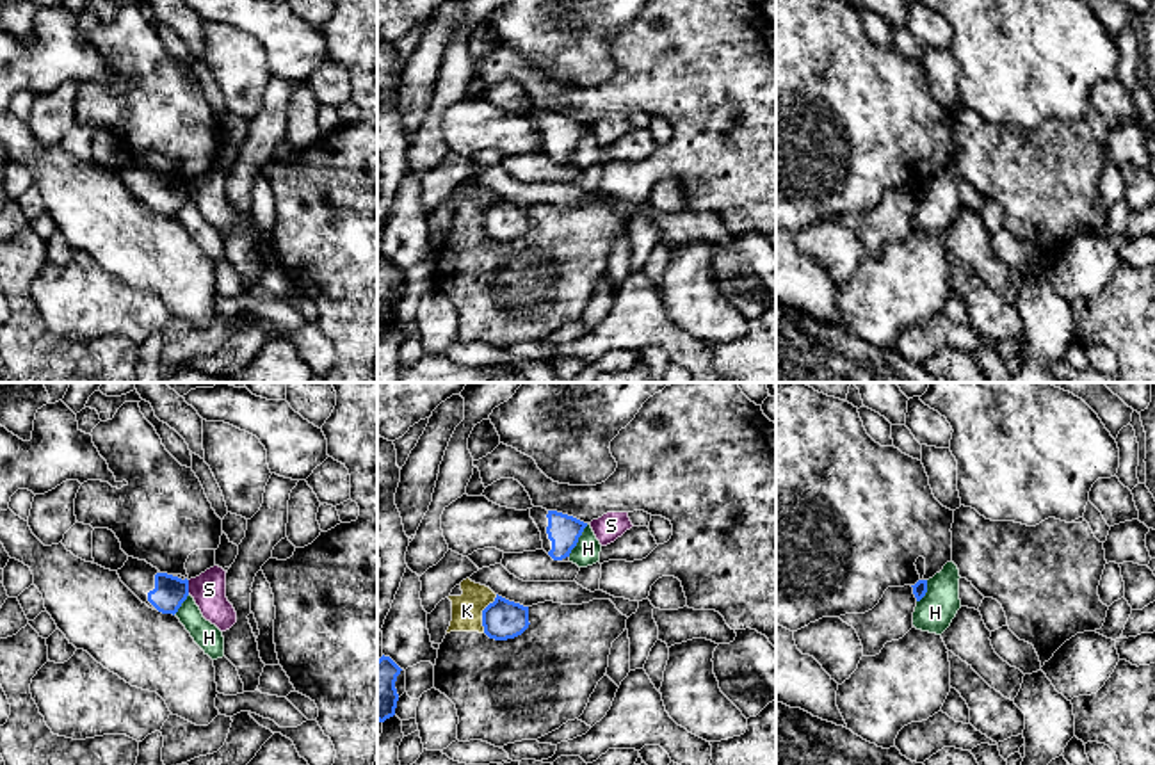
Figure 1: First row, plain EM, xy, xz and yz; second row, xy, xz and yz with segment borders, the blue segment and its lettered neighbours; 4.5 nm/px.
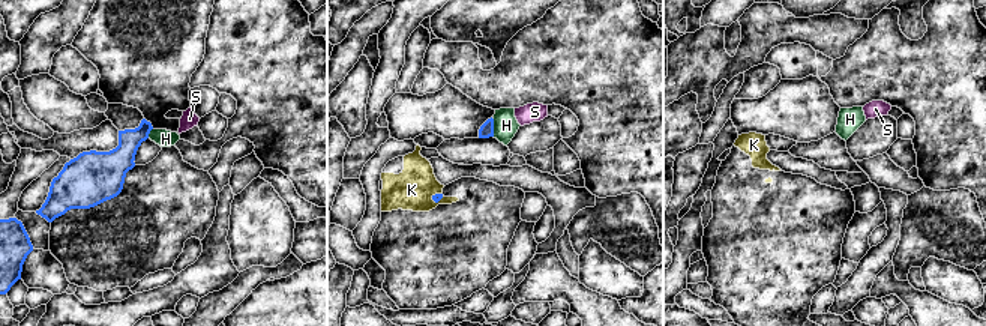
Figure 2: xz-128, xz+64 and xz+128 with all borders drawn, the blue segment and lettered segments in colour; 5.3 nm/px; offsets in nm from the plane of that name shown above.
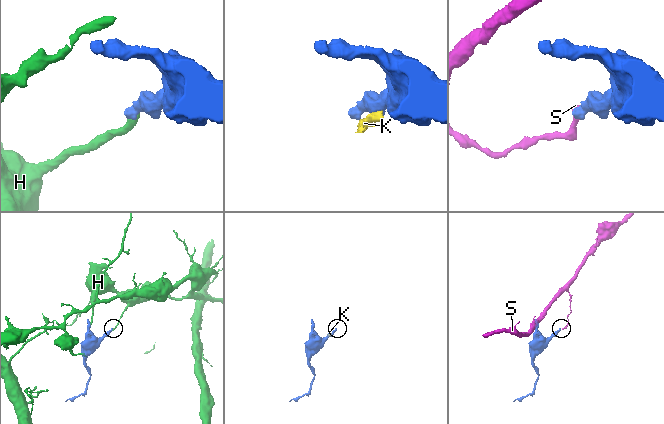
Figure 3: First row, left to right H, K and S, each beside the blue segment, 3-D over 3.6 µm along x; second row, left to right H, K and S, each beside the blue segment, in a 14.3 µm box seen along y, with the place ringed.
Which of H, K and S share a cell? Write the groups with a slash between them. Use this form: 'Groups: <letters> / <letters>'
Groups: H / K / S

